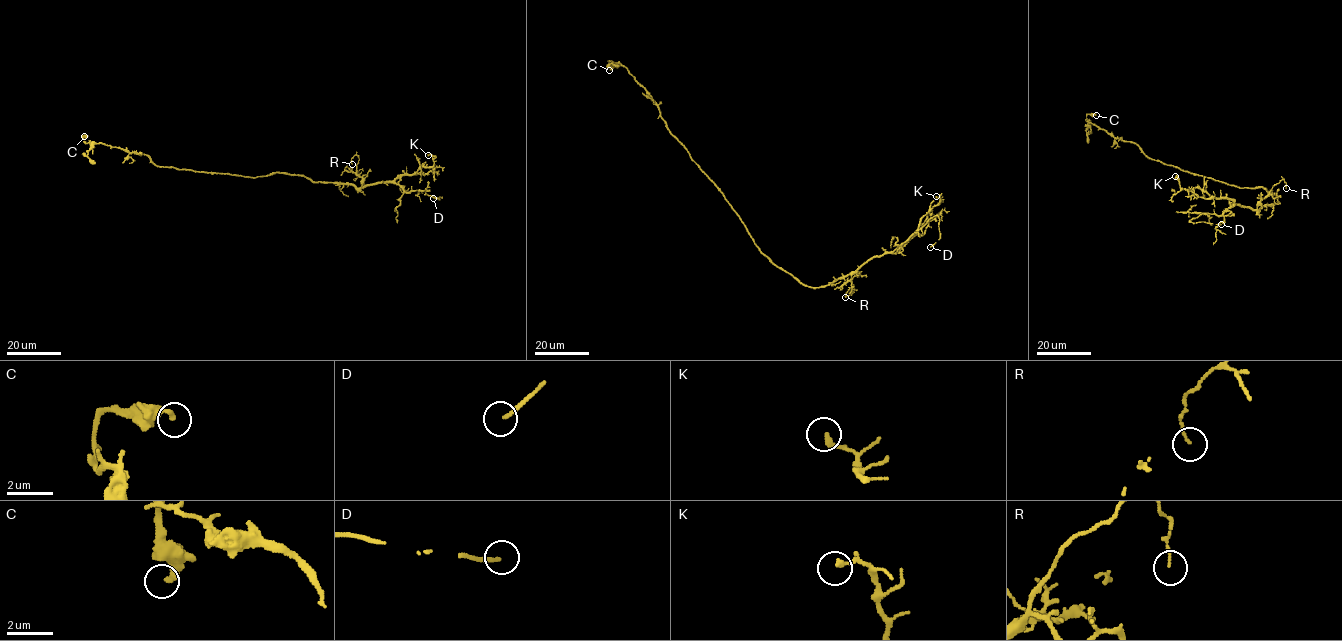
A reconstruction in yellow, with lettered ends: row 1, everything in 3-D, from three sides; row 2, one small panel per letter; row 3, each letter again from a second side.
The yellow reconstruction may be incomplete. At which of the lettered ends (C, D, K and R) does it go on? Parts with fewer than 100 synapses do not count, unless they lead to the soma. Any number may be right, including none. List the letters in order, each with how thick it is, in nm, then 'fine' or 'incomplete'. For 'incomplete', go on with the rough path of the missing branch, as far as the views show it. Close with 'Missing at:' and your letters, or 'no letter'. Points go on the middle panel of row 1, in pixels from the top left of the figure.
C: 280 nm | fine
D: 160 nm | incomplete
K: 240 nm | fine
R: 100 nm | fine
Missing at: D

